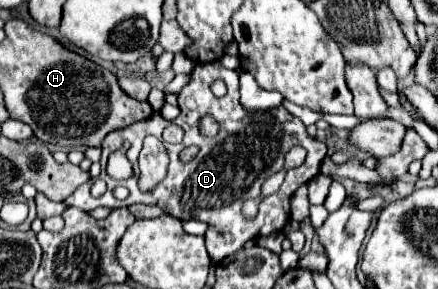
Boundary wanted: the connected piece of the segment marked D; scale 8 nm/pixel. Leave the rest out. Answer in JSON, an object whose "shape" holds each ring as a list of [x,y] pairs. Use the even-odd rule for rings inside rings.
{"shape":[[[211,61],[211,63],[197,63],[195,69],[191,71],[191,79],[189,83],[183,87],[183,91],[179,93],[179,105],[181,105],[181,115],[177,117],[177,125],[185,131],[183,143],[181,145],[165,145],[167,153],[169,153],[169,171],[165,175],[165,179],[151,191],[141,191],[139,189],[139,167],[137,167],[137,157],[139,151],[143,147],[143,139],[147,135],[155,135],[161,139],[163,127],[159,129],[159,123],[163,125],[163,117],[161,115],[151,115],[145,121],[139,121],[137,125],[123,129],[123,131],[113,131],[103,139],[103,157],[101,157],[101,169],[105,169],[107,165],[107,157],[117,151],[123,141],[129,141],[131,147],[127,151],[129,161],[133,161],[133,169],[135,175],[127,181],[121,181],[121,185],[125,185],[131,191],[131,197],[127,201],[119,201],[113,195],[113,189],[119,185],[117,181],[113,181],[111,177],[107,177],[107,193],[99,199],[93,199],[89,189],[91,183],[87,181],[85,185],[77,187],[73,195],[67,197],[65,205],[73,205],[79,207],[83,211],[91,211],[95,207],[109,207],[109,209],[117,209],[117,207],[129,207],[133,203],[147,203],[147,205],[157,205],[161,209],[165,209],[165,213],[177,217],[177,219],[197,219],[207,223],[208,230],[204,235],[205,246],[214,263],[219,263],[225,257],[233,255],[237,249],[243,247],[245,241],[255,239],[255,237],[263,237],[263,235],[271,235],[275,231],[283,231],[283,227],[289,223],[289,201],[293,197],[293,193],[309,183],[321,167],[321,159],[327,155],[327,145],[309,137],[305,131],[305,125],[301,123],[301,119],[297,119],[295,115],[291,115],[283,105],[269,109],[269,111],[247,111],[241,103],[239,103],[239,73],[225,69],[219,61]],[[215,79],[223,79],[229,87],[229,95],[225,99],[217,99],[209,85]],[[205,115],[211,117],[221,117],[219,123],[219,131],[215,137],[203,137],[199,131],[199,123]],[[195,145],[199,147],[199,153],[193,161],[189,163],[181,163],[179,153],[187,147]],[[301,145],[307,149],[307,159],[303,161],[303,165],[289,169],[283,181],[283,187],[273,193],[273,195],[263,195],[261,193],[261,185],[263,181],[281,171],[285,165],[285,155],[291,147]],[[247,199],[259,199],[259,213],[255,219],[247,221],[241,215],[241,205]]]}

